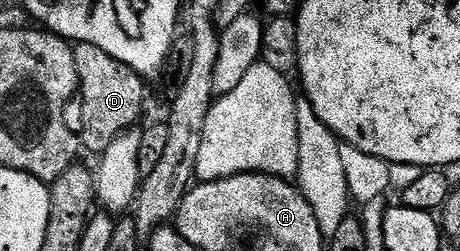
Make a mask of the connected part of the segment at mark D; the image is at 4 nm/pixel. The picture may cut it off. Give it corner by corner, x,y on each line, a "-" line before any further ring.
92,43
73,46
78,72
80,101
82,97
82,125
80,145
94,155
101,155
122,133
129,133
142,117
142,108
146,105
147,82
132,67
112,59
108,51
100,51

